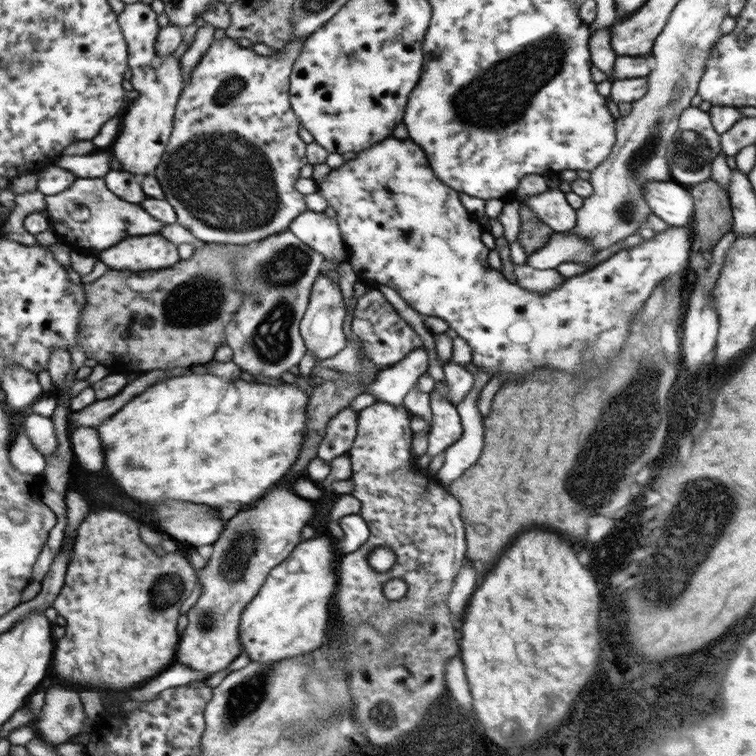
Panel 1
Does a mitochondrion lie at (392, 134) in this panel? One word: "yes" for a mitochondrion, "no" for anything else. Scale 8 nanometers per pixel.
no

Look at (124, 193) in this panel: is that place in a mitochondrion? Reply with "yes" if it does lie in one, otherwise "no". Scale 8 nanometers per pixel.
no

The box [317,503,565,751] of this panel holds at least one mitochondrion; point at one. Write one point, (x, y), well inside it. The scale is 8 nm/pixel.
(381, 715)

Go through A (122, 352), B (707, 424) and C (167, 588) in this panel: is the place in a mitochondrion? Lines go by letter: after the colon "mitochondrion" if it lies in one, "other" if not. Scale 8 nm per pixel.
A: other
B: other
C: mitochondrion

